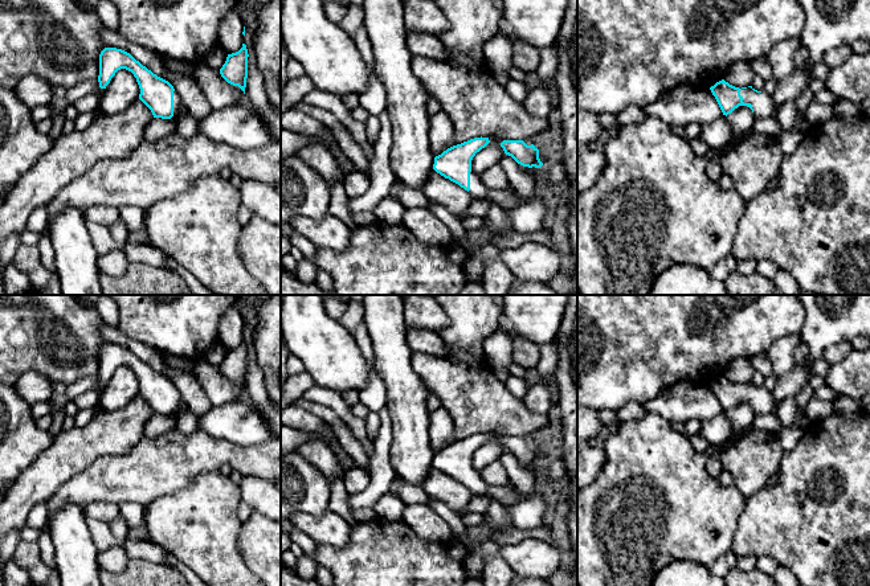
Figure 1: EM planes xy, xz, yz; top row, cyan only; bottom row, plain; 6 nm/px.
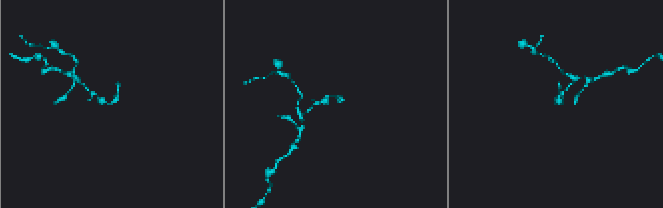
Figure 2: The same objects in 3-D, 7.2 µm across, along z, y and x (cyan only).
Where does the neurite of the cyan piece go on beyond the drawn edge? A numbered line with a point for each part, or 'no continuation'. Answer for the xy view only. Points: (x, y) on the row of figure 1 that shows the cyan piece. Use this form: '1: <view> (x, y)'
1: xy (178, 102)

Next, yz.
1: yz (762, 103)

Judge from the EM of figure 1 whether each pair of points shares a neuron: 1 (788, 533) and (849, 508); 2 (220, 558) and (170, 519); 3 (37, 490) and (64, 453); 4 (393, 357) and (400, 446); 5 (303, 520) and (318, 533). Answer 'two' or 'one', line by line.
1: one
2: one
3: one
4: one
5: one

